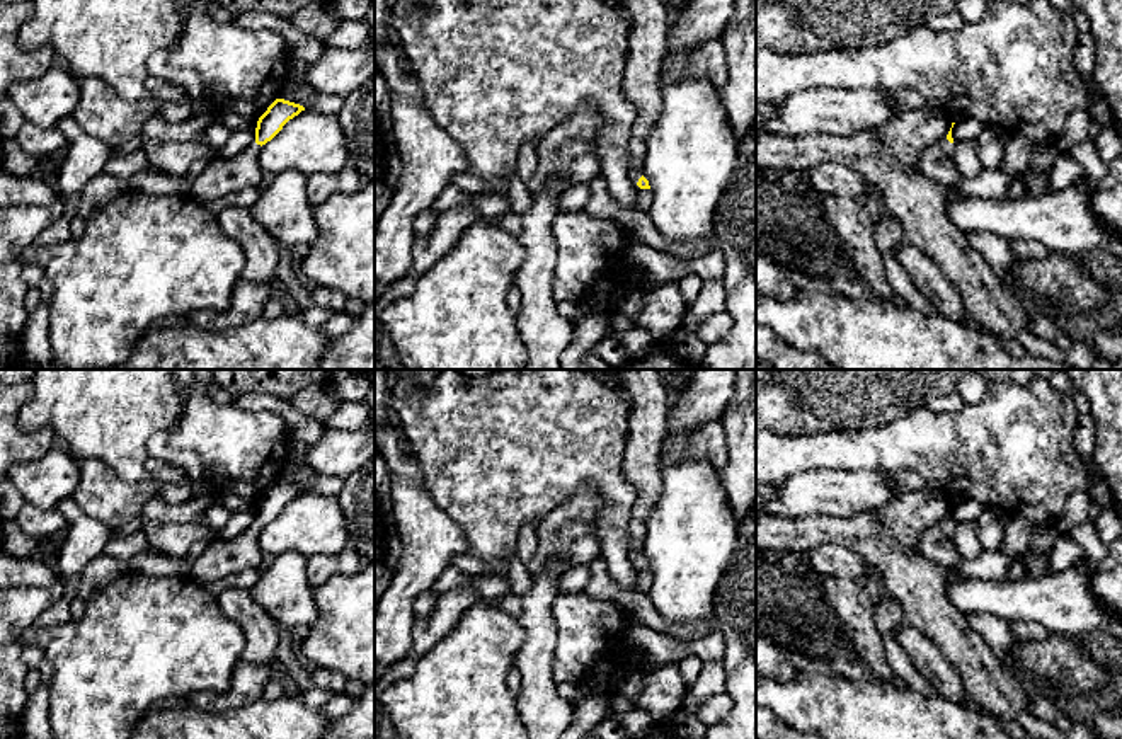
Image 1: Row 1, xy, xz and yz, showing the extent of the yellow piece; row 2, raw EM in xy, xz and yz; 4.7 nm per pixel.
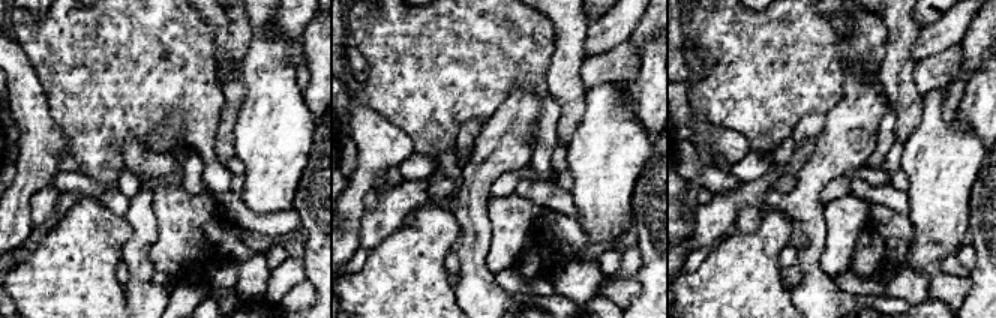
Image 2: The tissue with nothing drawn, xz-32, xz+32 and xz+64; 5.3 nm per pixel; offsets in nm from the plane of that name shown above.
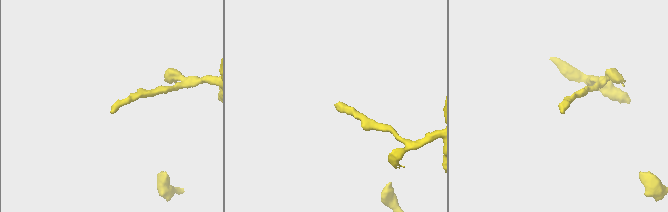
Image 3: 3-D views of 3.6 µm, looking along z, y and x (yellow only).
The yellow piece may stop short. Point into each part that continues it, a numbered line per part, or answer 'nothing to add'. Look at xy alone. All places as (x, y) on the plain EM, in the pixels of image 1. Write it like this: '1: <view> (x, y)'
1: xy (222, 559)

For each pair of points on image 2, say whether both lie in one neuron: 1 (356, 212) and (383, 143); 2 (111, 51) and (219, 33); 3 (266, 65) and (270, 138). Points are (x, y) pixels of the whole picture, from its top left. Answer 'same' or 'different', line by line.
1: same
2: different
3: same

